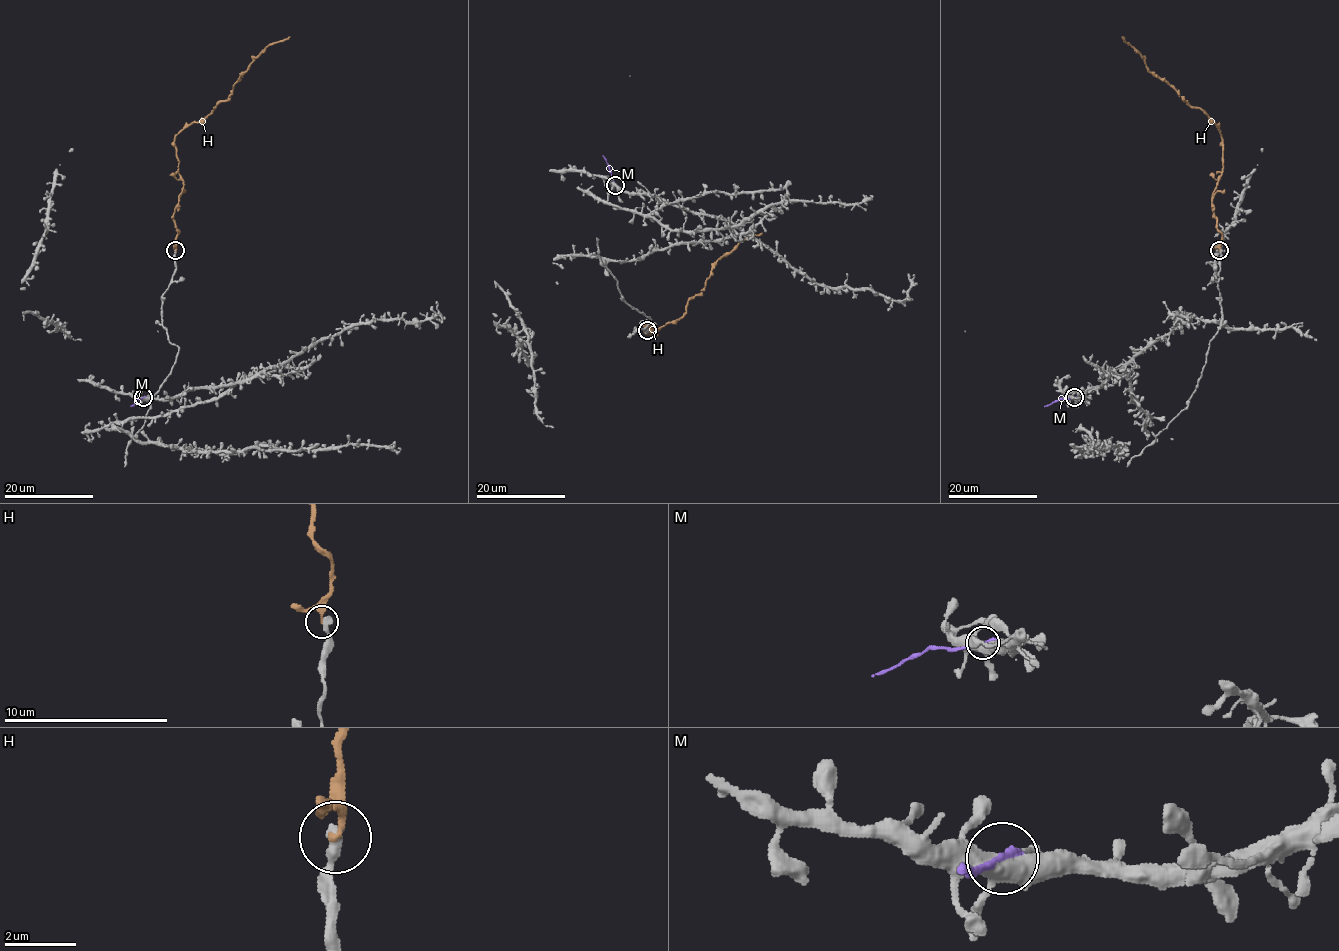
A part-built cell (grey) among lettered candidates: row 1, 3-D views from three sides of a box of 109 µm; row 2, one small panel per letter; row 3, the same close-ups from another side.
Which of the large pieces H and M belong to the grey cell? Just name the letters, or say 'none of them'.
H

